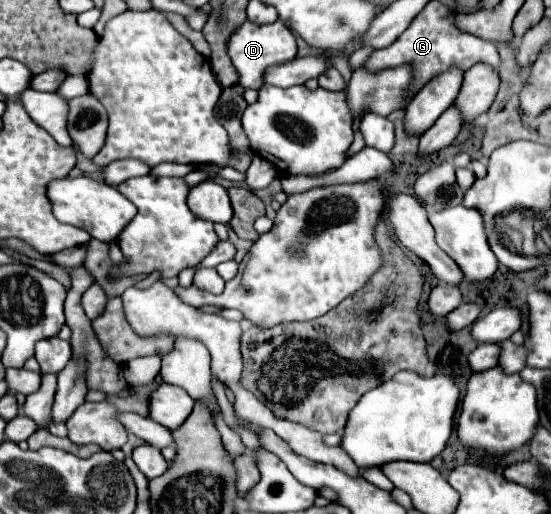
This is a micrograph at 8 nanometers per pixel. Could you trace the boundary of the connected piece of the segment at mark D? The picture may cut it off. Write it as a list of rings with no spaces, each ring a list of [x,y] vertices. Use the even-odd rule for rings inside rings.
[[[279,19],[269,25],[257,25],[253,21],[245,21],[239,29],[235,29],[227,39],[227,55],[233,63],[233,67],[239,73],[239,85],[243,89],[259,89],[263,85],[263,73],[273,67],[281,65],[285,61],[295,59],[297,55],[297,43],[287,25]]]

